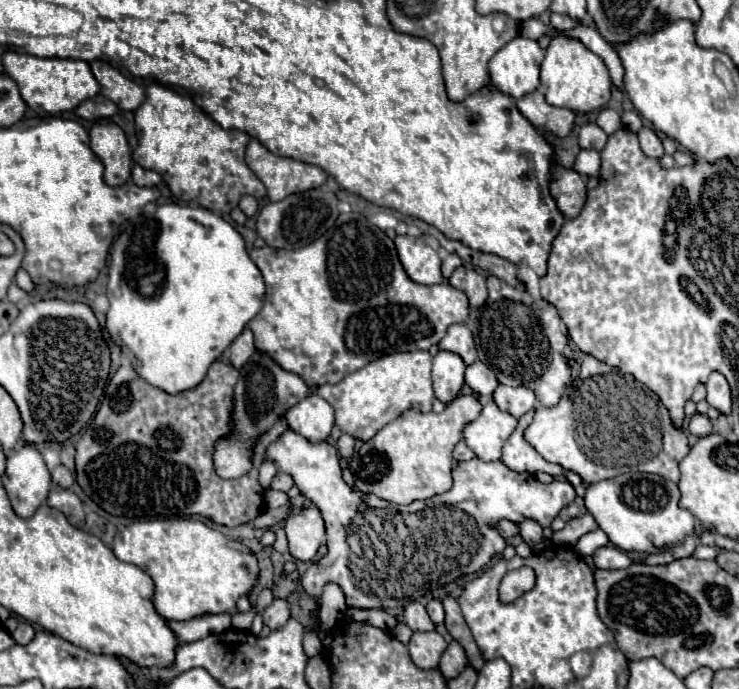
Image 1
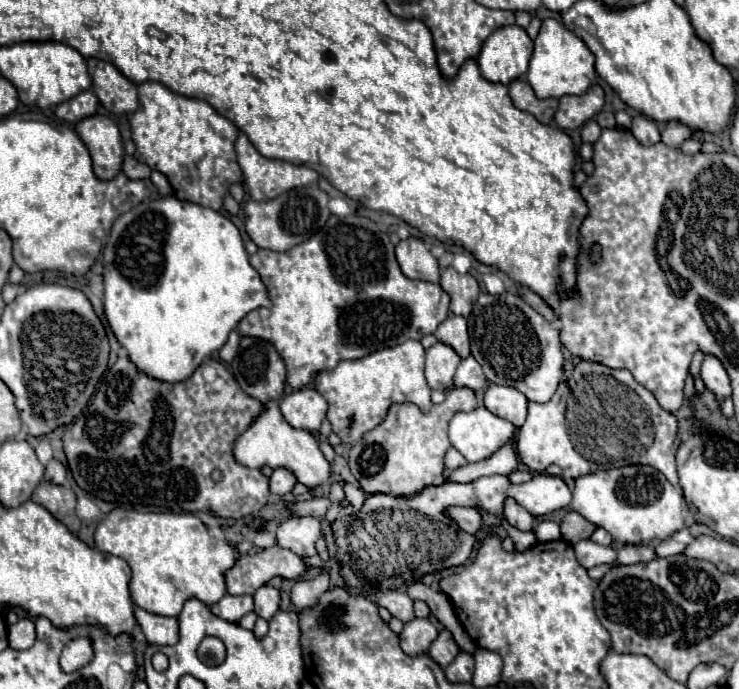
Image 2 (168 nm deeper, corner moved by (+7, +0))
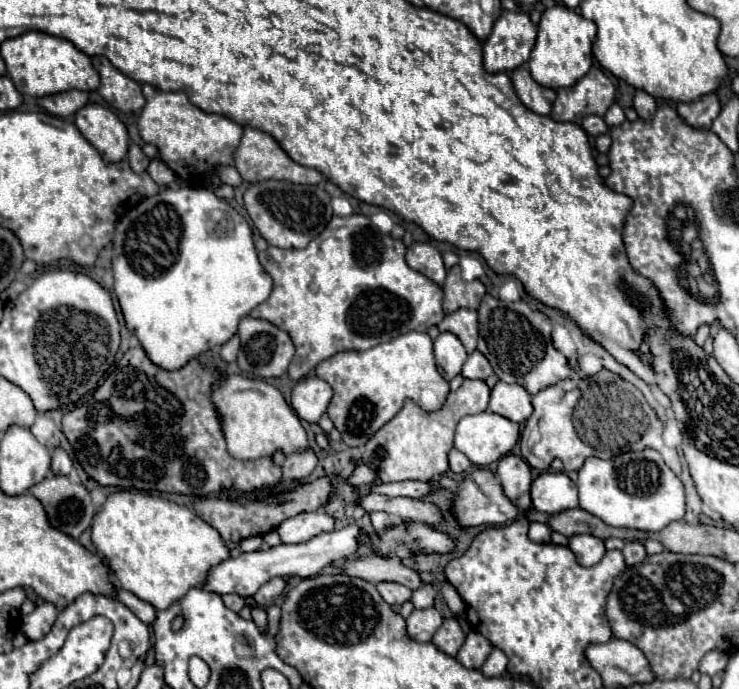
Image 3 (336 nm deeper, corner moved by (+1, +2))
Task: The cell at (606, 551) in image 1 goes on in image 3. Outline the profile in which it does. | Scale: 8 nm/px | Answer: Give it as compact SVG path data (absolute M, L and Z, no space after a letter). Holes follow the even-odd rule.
M577 534L569 538L569 548L573 550L577 562L581 566L593 566L597 564L603 554L605 554L605 546L603 540L591 536L591 534Z

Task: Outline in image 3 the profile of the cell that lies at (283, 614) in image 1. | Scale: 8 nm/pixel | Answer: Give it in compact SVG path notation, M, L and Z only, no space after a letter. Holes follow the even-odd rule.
M271 578L269 582L265 582L259 590L257 590L257 594L253 596L253 600L255 600L255 604L257 606L269 606L269 604L273 604L273 600L283 592L283 588L285 588L285 580L283 578Z

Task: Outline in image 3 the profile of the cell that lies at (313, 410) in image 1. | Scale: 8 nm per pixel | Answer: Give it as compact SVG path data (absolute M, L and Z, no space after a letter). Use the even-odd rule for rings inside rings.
M305 376L295 384L291 392L291 406L301 420L319 422L319 418L325 414L329 406L331 396L333 390L325 380L317 376Z

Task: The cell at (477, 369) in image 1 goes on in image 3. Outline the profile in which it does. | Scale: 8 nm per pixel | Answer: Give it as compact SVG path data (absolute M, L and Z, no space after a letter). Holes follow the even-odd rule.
M475 350L473 354L469 354L467 362L463 364L461 374L463 374L463 378L479 378L479 380L485 380L489 374L493 374L493 368L491 368L489 360L479 350Z

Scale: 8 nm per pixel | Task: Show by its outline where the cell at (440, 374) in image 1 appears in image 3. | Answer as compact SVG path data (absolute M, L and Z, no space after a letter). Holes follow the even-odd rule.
M441 332L435 340L435 360L441 376L445 380L453 380L467 360L467 352L455 334Z

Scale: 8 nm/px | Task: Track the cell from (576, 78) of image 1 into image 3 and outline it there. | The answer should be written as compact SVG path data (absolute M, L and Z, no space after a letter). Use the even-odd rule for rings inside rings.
M561 4L547 8L541 16L537 42L529 56L529 70L533 78L541 82L541 86L549 86L553 90L561 86L573 86L573 82L577 82L577 78L583 78L591 68L591 46L595 32L595 22L583 18L575 10Z

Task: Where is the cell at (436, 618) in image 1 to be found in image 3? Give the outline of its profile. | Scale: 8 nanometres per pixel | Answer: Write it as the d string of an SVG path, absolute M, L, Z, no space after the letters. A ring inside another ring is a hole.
M421 584L417 590L413 590L411 602L415 604L415 608L429 608L429 606L433 606L435 594L437 594L437 590L433 584Z

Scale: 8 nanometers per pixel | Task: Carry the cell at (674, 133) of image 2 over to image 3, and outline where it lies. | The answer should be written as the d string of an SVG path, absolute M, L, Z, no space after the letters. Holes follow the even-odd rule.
M717 92L705 94L705 96L701 96L695 102L679 102L677 104L679 116L687 124L697 126L697 128L709 128L711 122L717 118L719 110L721 110L721 102L719 102Z

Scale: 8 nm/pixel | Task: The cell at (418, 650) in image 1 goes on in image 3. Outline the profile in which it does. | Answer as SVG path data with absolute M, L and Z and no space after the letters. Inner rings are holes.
M415 608L407 616L407 632L417 642L429 642L437 632L437 628L441 626L441 622L443 622L443 616L435 608L429 608L429 610Z

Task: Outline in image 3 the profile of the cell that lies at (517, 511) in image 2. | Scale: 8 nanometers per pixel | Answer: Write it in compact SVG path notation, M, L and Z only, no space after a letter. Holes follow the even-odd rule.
M507 454L505 458L499 460L497 476L499 476L499 482L505 490L505 496L521 512L525 512L531 506L531 498L529 498L529 488L531 488L531 482L533 482L531 466L521 456Z

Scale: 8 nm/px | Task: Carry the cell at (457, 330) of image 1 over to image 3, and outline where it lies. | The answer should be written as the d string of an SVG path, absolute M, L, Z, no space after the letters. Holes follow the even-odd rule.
M469 308L455 310L453 314L443 318L443 322L439 324L439 330L453 332L467 348L467 354L471 354L477 348L477 334L479 334L477 310L469 310Z

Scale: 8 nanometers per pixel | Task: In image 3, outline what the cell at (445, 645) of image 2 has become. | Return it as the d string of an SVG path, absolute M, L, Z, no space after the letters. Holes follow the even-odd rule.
M455 616L445 618L441 628L433 636L433 644L439 650L443 650L445 654L449 654L449 656L457 654L457 650L463 646L463 640L465 640L465 632L461 630L461 626L459 626Z

